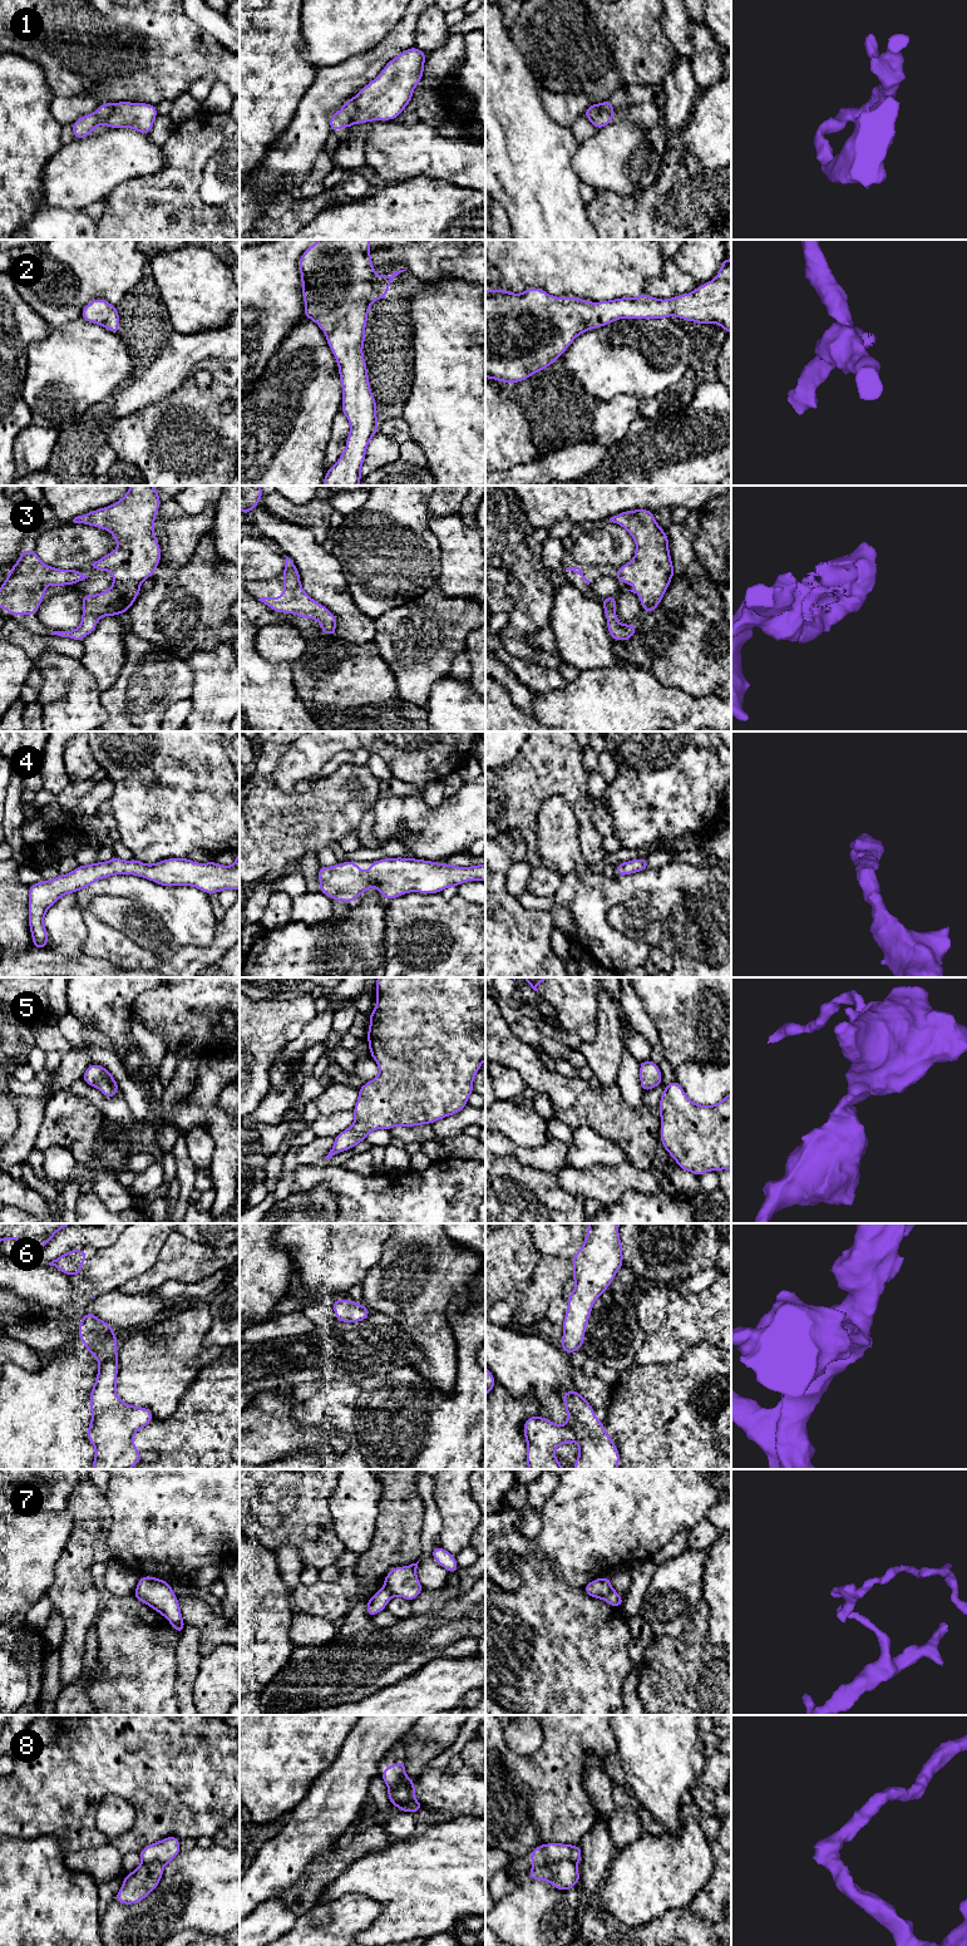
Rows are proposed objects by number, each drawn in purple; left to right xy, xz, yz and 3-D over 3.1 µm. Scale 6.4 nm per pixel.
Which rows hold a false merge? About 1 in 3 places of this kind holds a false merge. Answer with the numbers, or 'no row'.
1, 7, 8

